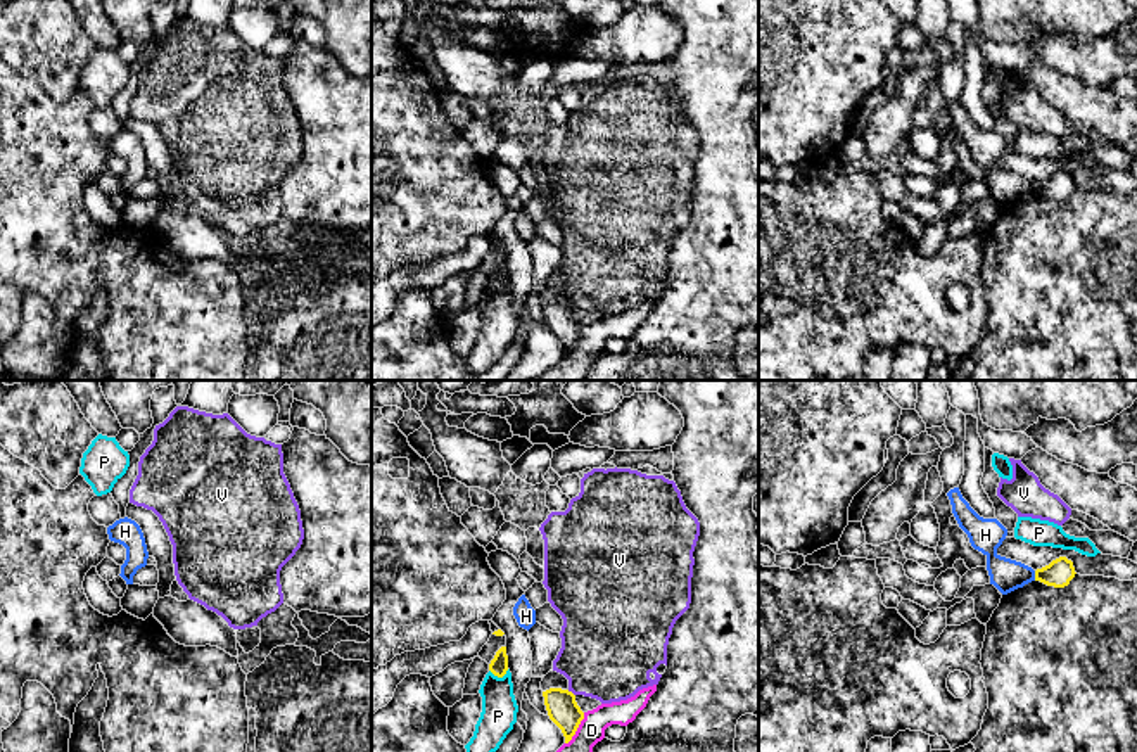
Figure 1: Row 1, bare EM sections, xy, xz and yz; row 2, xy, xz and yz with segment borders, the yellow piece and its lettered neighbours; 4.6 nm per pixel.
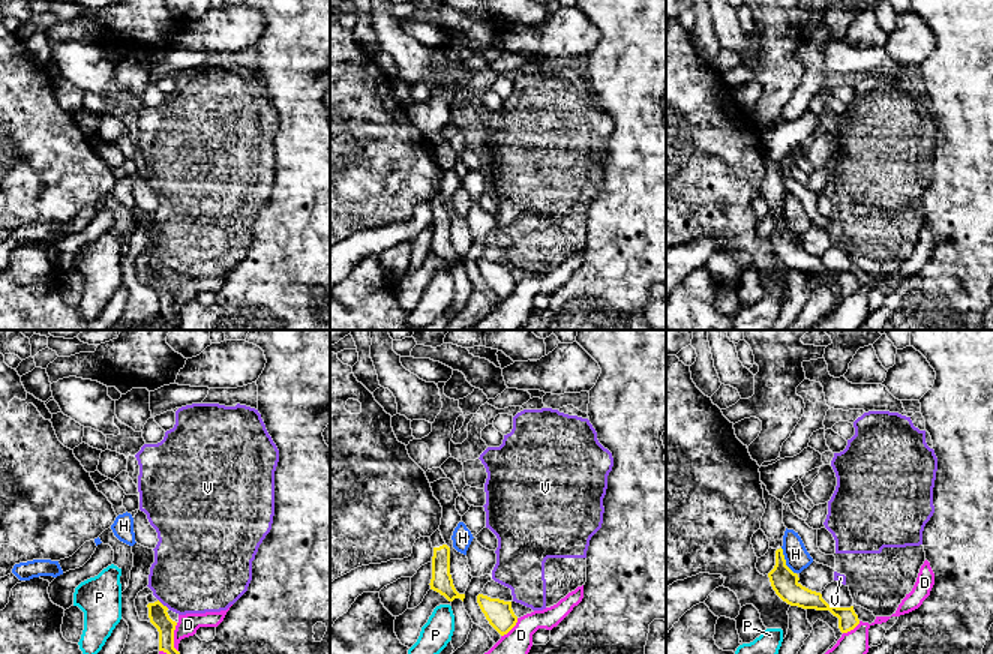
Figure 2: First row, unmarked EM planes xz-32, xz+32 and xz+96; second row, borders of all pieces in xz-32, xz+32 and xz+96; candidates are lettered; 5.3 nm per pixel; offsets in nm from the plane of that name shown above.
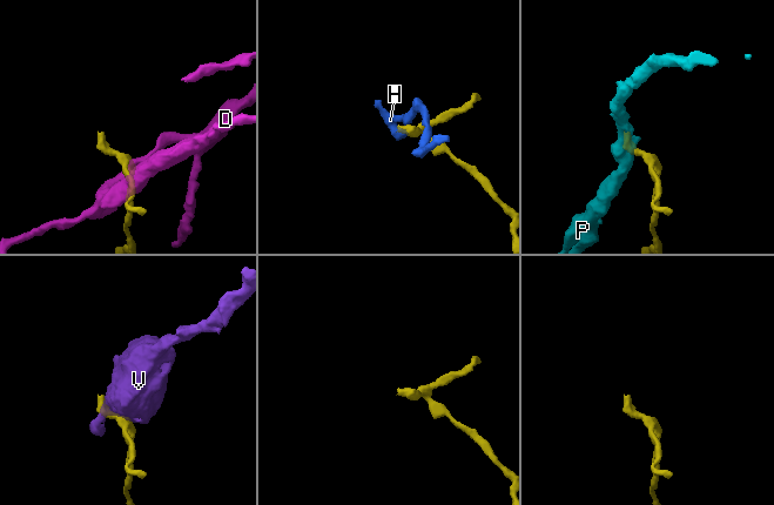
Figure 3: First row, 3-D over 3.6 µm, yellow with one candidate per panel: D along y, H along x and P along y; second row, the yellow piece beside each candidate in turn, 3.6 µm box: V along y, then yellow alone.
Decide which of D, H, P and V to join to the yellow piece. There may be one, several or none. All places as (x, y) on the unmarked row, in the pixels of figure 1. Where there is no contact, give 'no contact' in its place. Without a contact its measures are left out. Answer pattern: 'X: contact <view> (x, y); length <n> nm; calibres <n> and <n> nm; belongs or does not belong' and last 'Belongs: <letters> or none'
D: contact xz (578, 339); length 180 nm; calibres 140 and 180 nm; does not belong
H: contact yz (1035, 189); length 50 nm; calibres 120 and 150 nm; does not belong
P: contact xz (500, 289); length 100 nm; calibres 90 and 160 nm; does not belong
V: contact xz (571, 305); length 50 nm; calibres 140 and 440 nm; does not belong
Belongs: none

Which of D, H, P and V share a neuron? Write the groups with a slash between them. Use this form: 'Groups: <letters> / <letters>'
Groups: D / H / P / V

